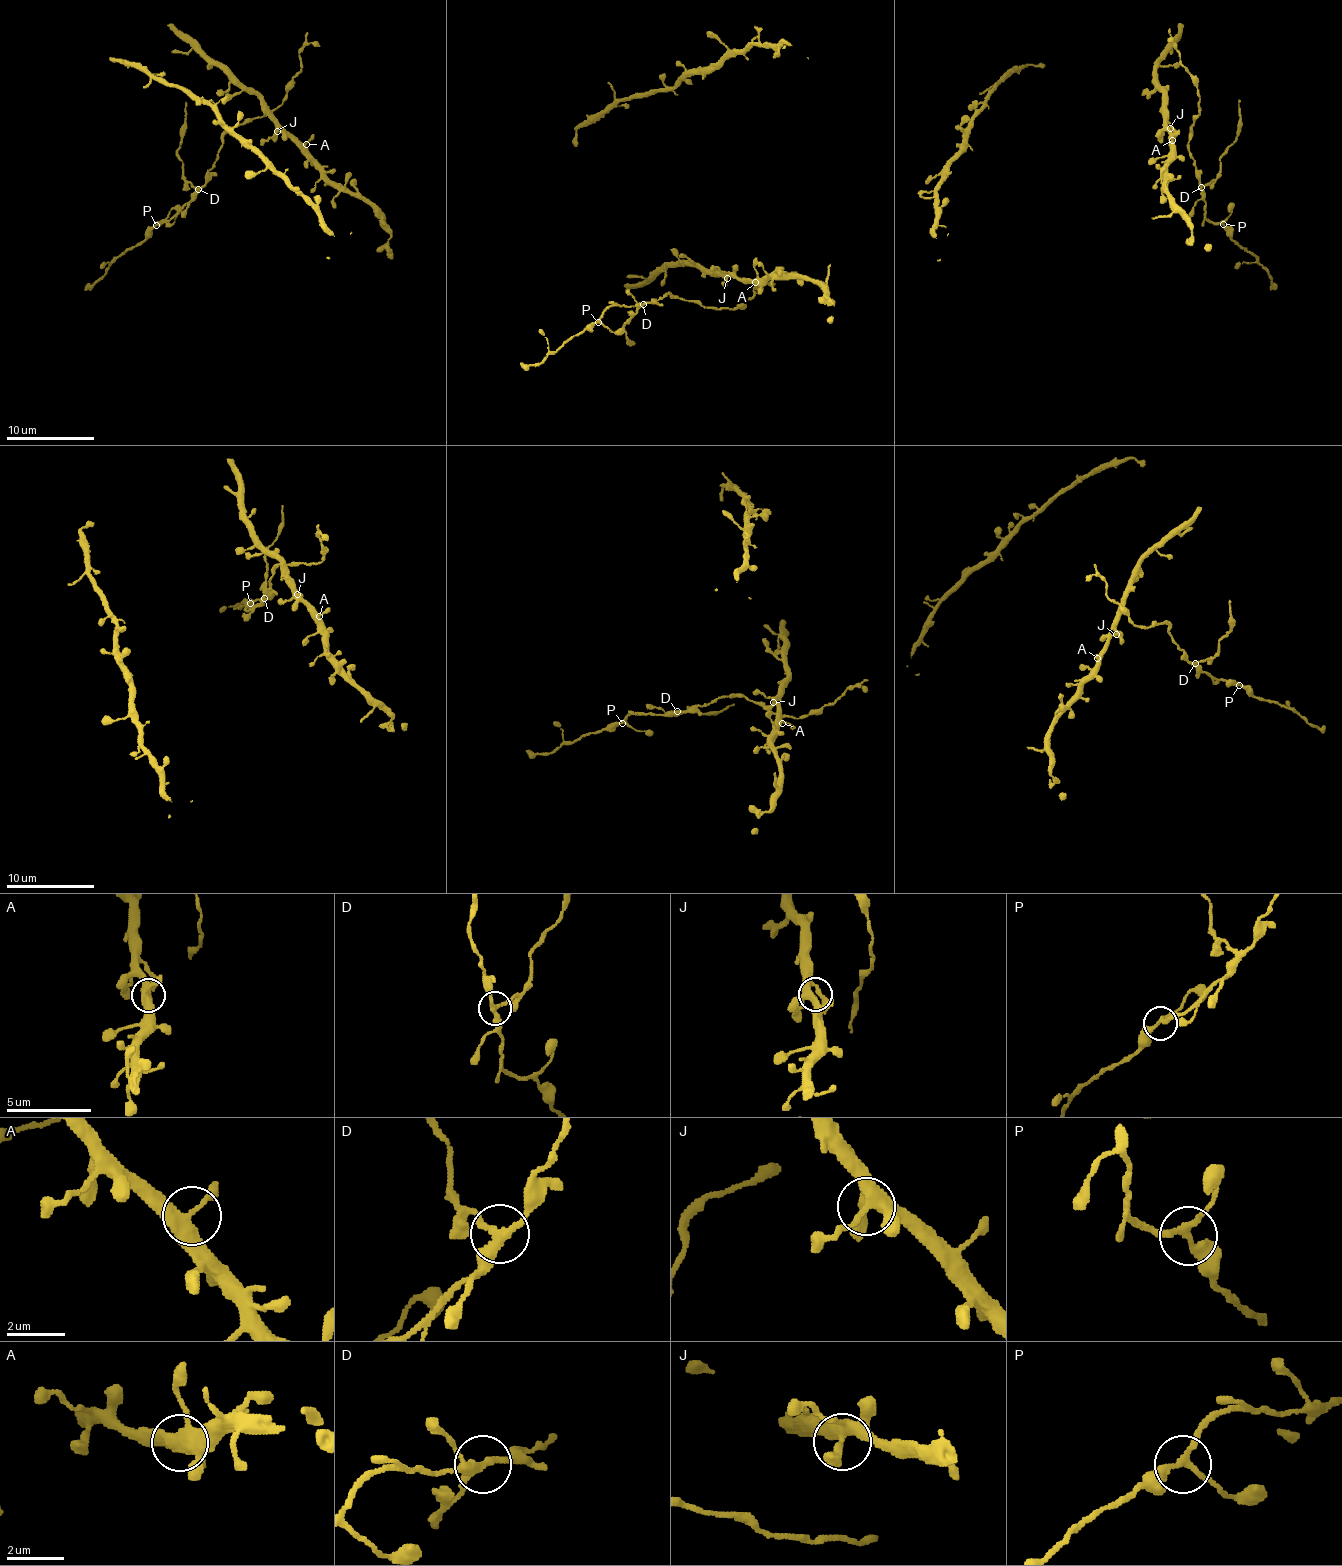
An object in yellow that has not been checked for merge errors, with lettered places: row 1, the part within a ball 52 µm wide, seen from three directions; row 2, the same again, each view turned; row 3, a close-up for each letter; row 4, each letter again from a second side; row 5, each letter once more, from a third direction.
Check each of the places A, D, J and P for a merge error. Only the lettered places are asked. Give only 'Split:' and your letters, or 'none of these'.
Split: D

